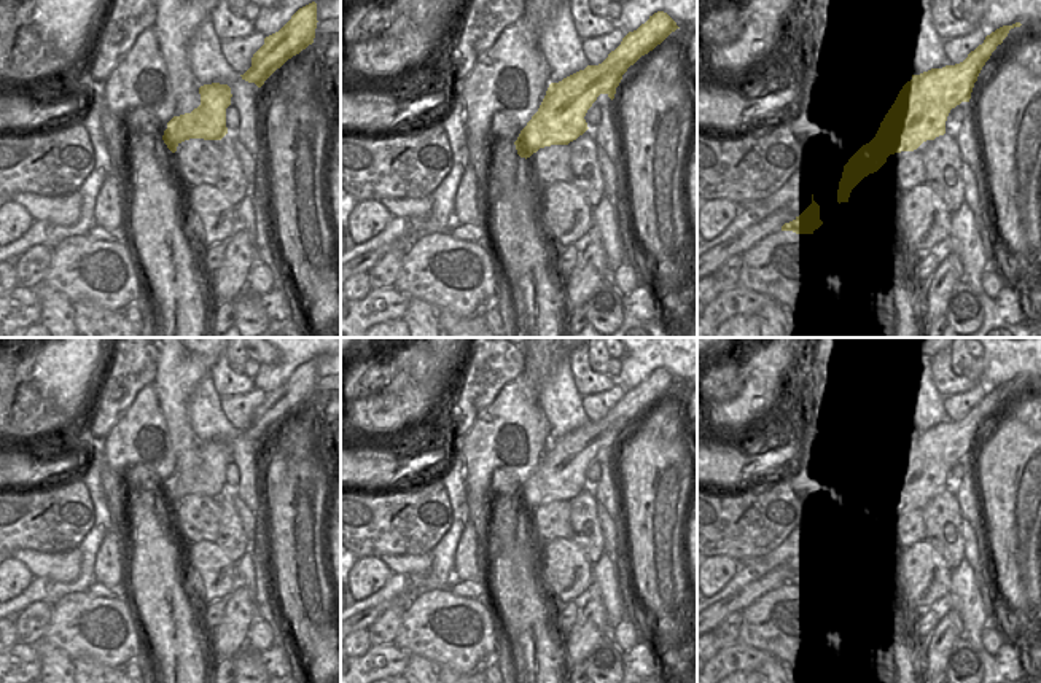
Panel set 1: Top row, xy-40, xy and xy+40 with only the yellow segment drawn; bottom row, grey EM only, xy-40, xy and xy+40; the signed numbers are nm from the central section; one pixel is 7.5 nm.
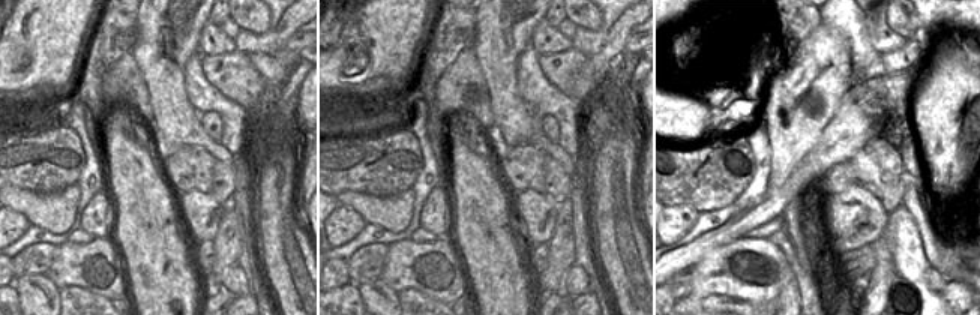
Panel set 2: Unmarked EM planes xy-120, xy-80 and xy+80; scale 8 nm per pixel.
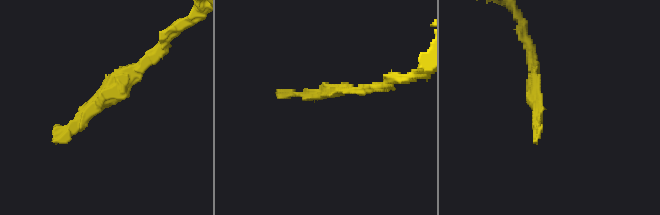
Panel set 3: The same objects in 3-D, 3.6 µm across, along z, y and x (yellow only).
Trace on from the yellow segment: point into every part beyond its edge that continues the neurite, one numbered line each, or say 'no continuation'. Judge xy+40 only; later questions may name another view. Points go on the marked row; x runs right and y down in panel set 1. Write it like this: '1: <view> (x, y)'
1: xy+40 (707, 265).

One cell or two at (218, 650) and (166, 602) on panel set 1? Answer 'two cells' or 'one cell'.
two cells

